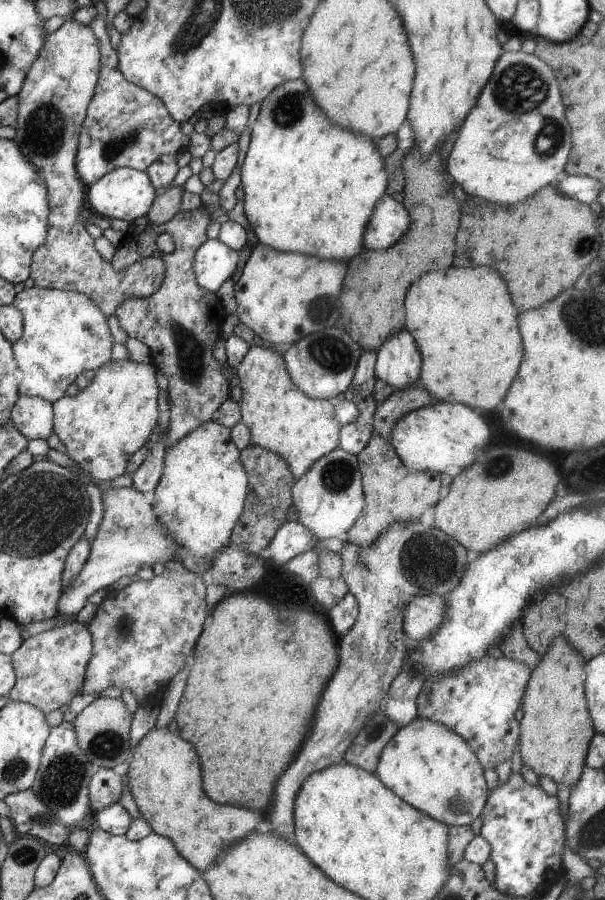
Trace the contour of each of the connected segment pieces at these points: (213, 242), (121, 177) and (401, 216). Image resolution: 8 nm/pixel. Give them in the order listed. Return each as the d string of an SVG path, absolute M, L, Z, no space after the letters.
M218 238L208 239L195 252L193 269L197 283L205 291L216 293L233 276L239 252Z
M116 168L102 176L100 180L96 180L94 184L86 187L88 202L92 210L96 210L98 214L106 216L106 218L119 218L120 220L128 220L132 223L136 218L147 216L150 206L156 196L155 190L145 171L132 170L132 168Z
M384 193L375 204L366 223L364 248L382 250L396 244L410 226L410 217L404 205Z

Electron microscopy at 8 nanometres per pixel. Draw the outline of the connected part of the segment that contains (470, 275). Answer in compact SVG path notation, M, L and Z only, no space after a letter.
M478 265L472 268L448 267L447 269L438 269L427 272L419 276L408 289L405 296L405 328L408 329L416 344L418 345L423 363L419 381L424 385L424 388L429 390L429 393L438 401L446 401L447 403L462 403L466 406L477 409L485 415L488 410L500 408L505 396L508 394L508 388L518 372L521 360L523 359L523 340L520 338L520 330L518 330L518 310L512 304L512 298L508 294L508 288L504 284L504 280L500 278L500 274L496 270L492 270L490 266Z

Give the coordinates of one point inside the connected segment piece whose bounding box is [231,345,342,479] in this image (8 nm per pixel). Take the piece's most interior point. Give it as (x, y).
(282, 419)

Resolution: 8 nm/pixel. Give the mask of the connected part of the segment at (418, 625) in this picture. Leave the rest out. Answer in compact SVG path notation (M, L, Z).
M440 595L414 597L405 608L403 625L409 641L427 639L445 621L447 600Z

